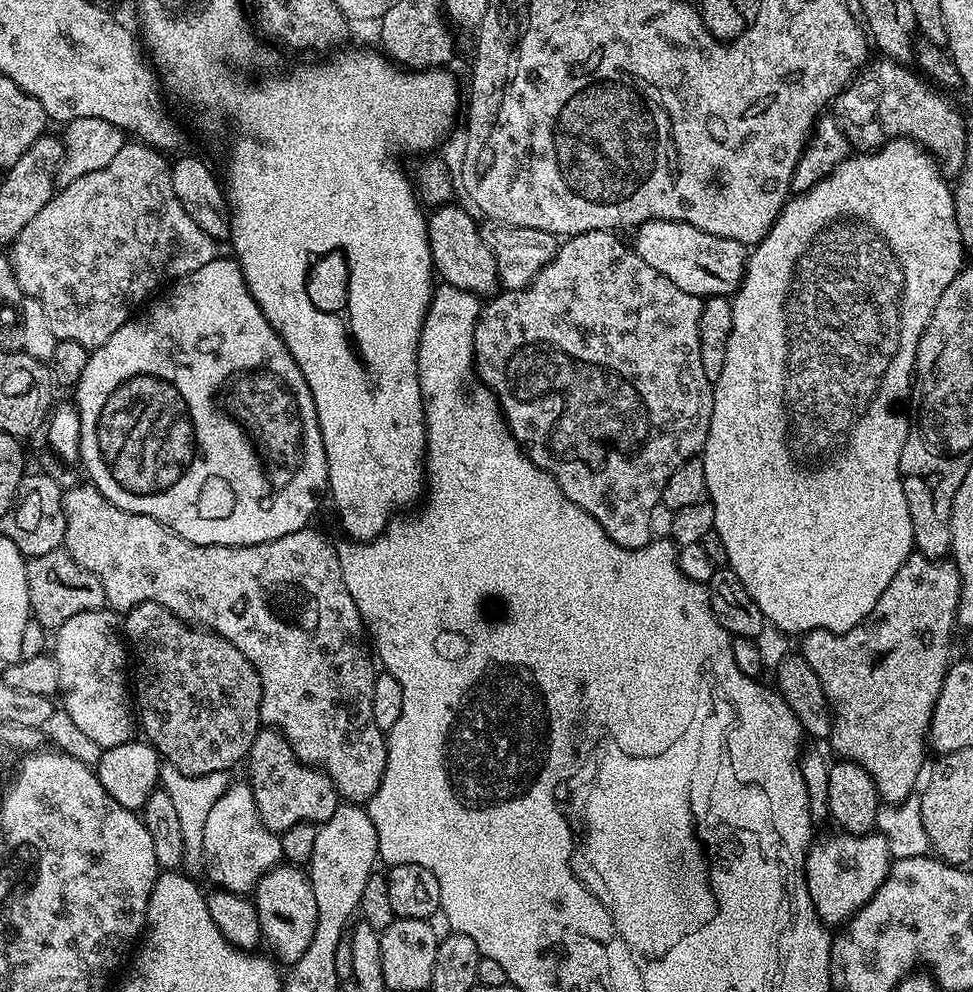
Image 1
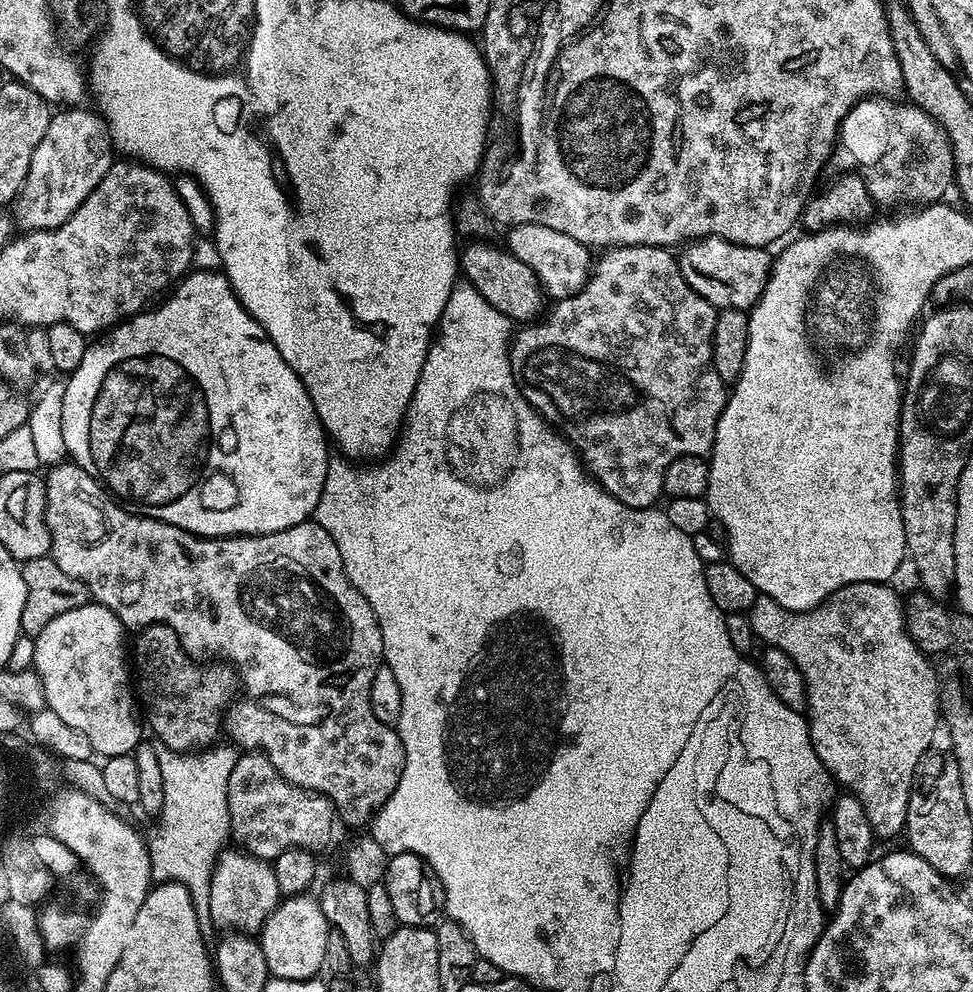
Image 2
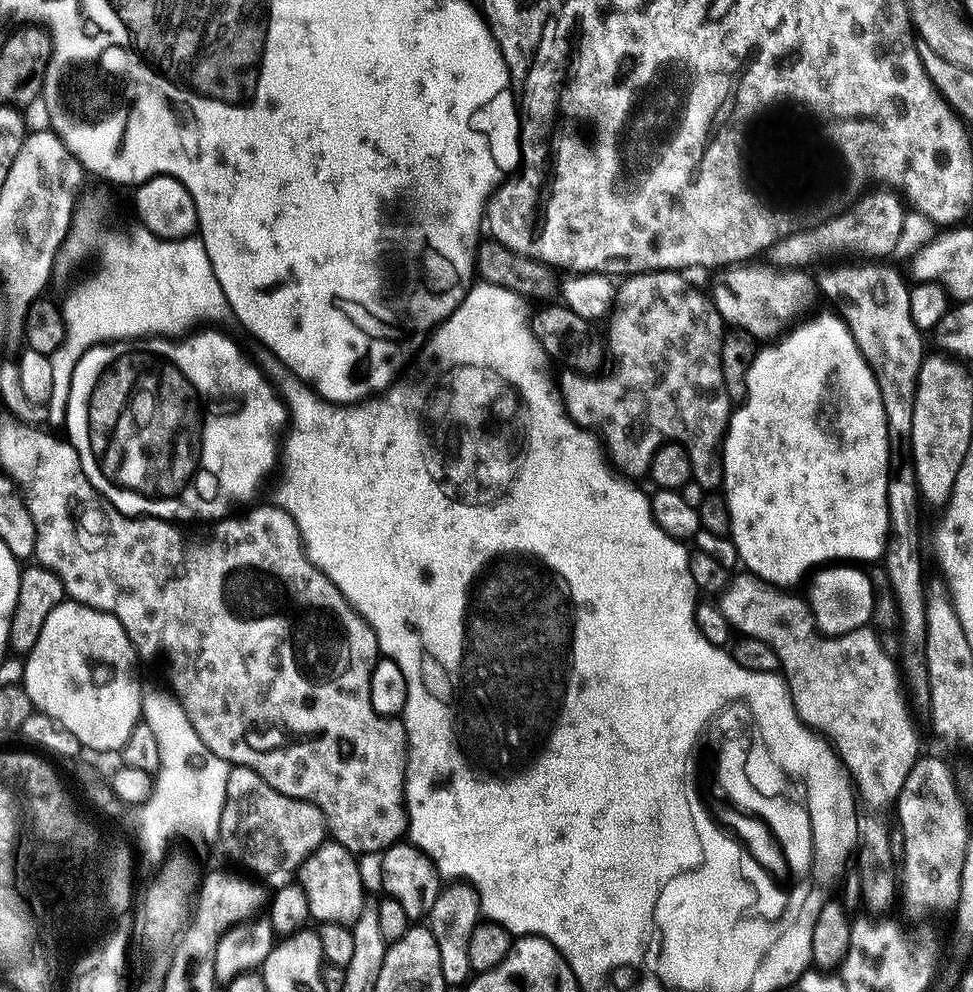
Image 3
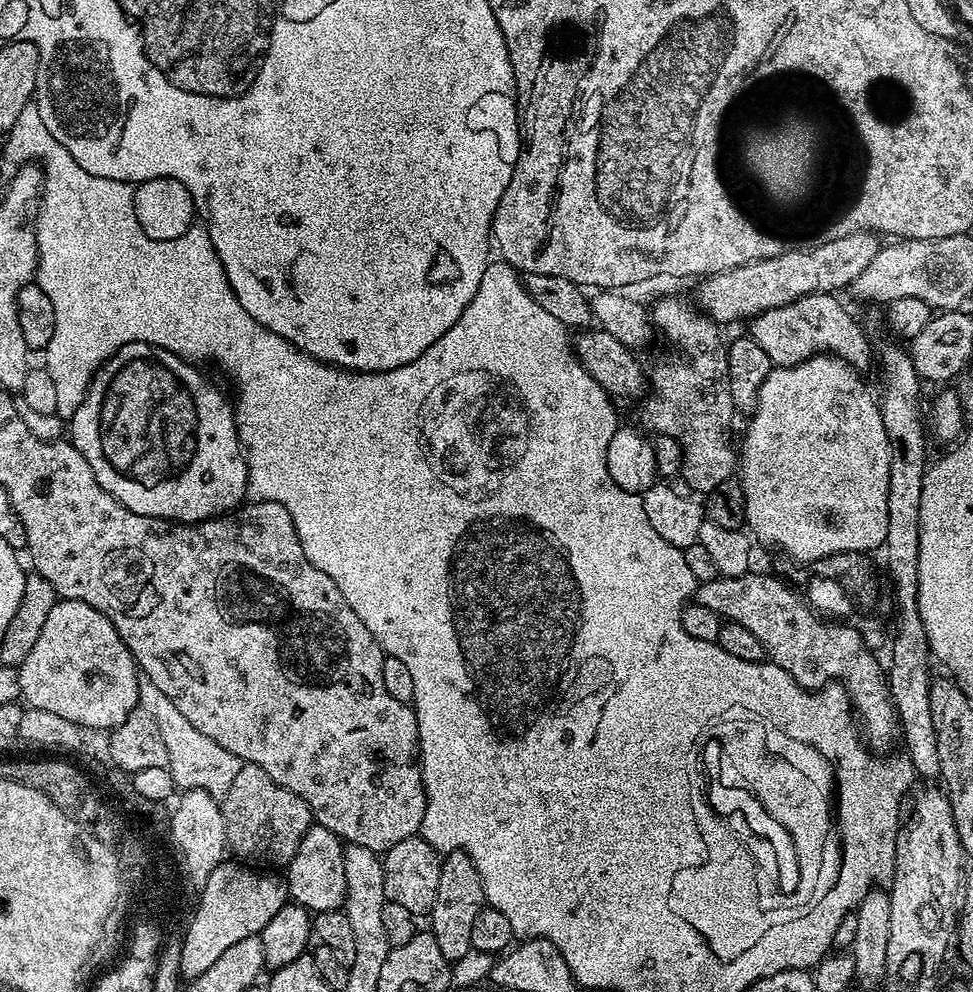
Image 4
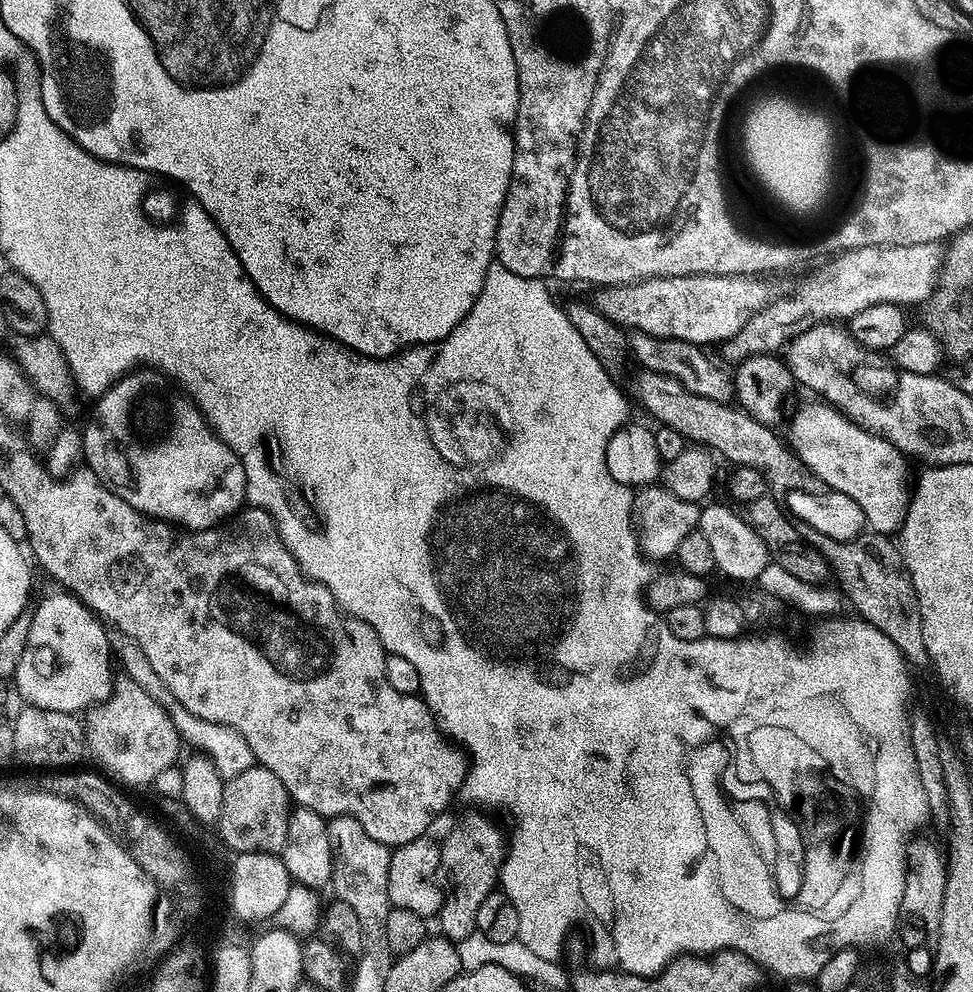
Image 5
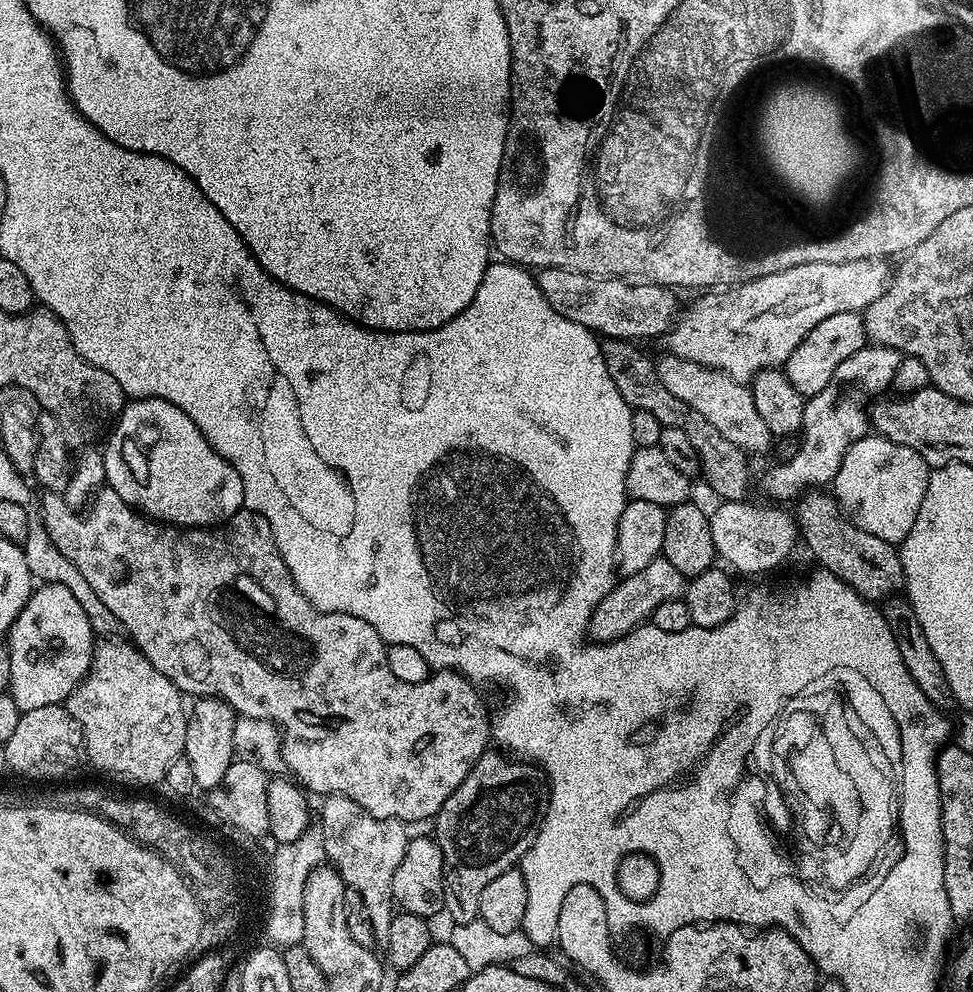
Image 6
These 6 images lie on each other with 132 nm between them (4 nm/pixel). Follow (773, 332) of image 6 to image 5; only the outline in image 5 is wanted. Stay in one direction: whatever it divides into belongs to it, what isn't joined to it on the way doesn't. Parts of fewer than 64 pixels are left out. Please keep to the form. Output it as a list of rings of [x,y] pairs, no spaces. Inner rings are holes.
[[[939,243],[910,246],[881,244],[841,252],[831,262],[825,263],[828,264],[825,268],[818,269],[793,296],[785,300],[773,299],[765,304],[738,330],[735,337],[723,345],[722,351],[732,362],[739,362],[748,356],[776,354],[797,332],[804,332],[821,322],[848,322],[854,314],[875,304],[919,305],[931,296],[941,263],[942,248]]]

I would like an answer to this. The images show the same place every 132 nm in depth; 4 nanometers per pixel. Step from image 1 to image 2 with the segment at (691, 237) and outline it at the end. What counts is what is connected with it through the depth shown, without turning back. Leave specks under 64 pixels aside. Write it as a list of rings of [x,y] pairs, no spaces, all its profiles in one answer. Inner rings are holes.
[[[706,236],[689,243],[684,250],[685,252],[679,253],[678,256],[682,278],[717,310],[721,308],[751,310],[762,299],[764,289],[768,287],[773,262],[773,257],[768,256],[770,254],[768,248],[751,248],[717,236]]]

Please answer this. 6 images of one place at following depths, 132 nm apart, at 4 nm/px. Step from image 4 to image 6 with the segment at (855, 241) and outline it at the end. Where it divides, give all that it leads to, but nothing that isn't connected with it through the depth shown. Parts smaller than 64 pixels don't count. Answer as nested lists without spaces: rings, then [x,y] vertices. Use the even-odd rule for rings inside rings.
[[[565,268],[539,269],[536,284],[562,318],[570,318],[570,322],[578,322],[593,334],[613,340],[644,342],[640,340],[663,337],[678,315],[677,293],[662,284],[633,282],[614,276],[591,276]]]

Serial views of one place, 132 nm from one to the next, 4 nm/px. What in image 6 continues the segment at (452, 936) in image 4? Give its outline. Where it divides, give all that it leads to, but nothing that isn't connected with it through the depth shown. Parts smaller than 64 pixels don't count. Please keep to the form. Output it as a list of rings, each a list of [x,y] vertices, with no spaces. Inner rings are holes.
[[[492,751],[478,757],[470,774],[442,802],[434,817],[434,839],[444,859],[444,912],[453,925],[479,917],[482,890],[508,868],[519,865],[548,809],[545,777],[531,763],[513,762],[507,755]]]

